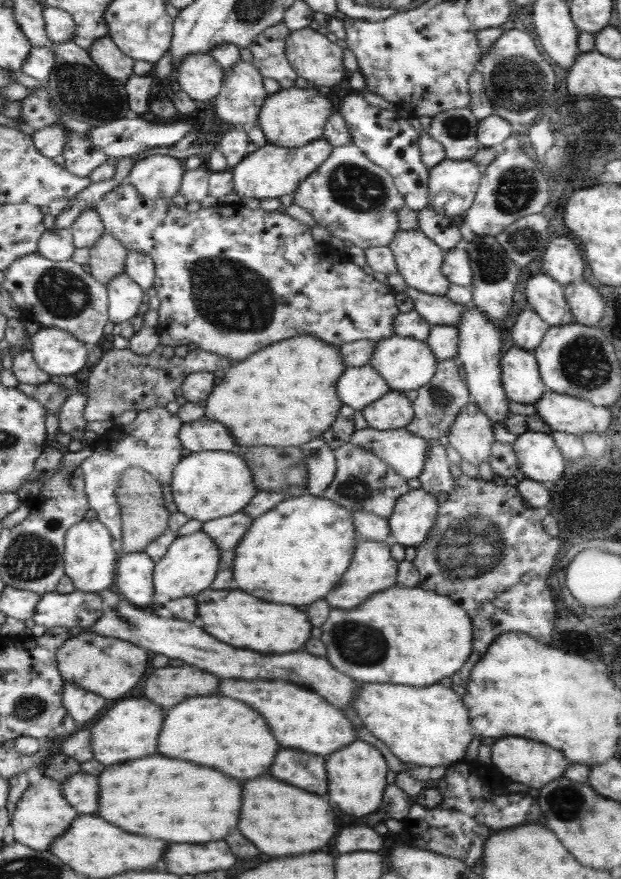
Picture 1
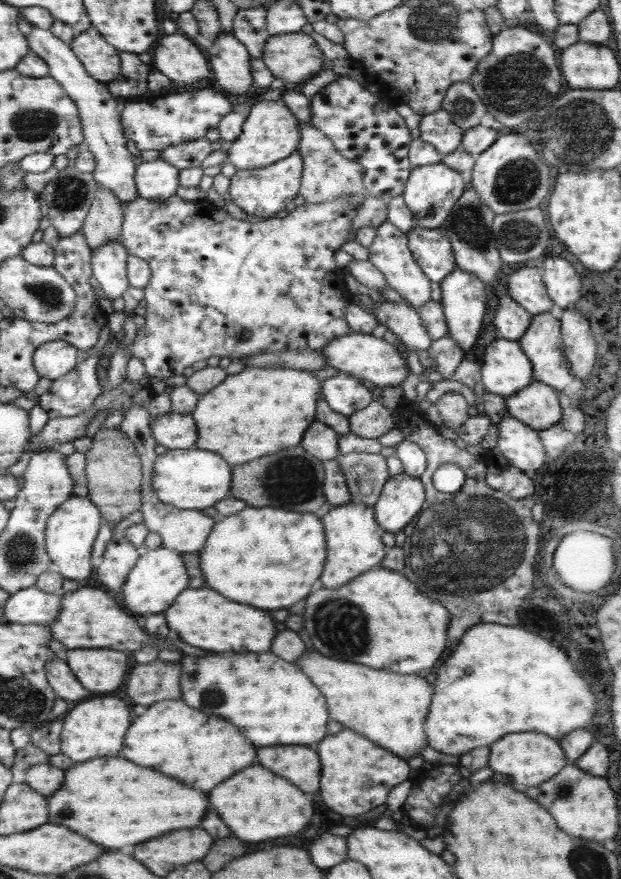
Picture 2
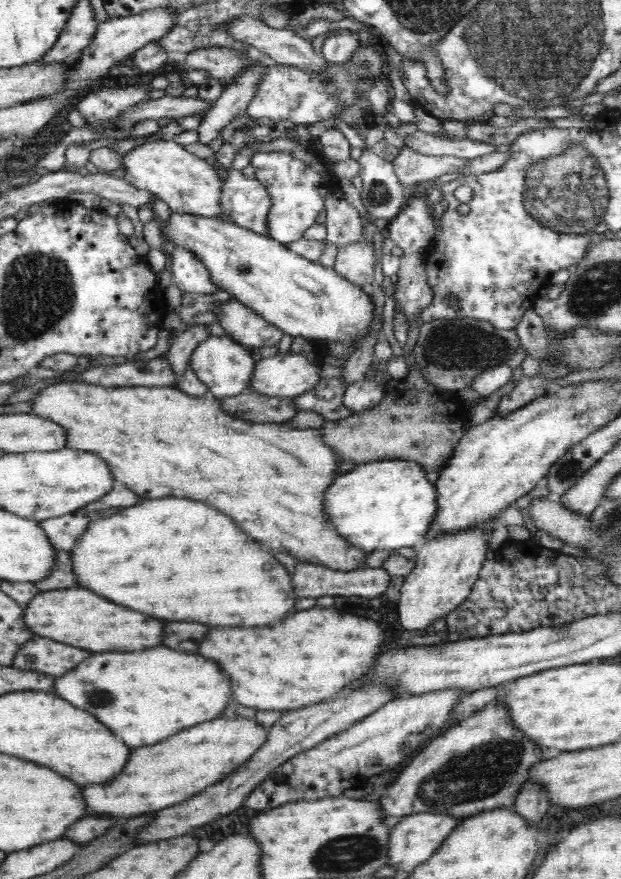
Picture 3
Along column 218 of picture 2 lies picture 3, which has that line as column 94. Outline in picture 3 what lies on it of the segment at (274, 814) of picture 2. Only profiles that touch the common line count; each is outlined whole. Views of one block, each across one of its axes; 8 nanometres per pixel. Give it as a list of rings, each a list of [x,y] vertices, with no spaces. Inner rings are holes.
[[[218,718],[206,724],[198,724],[196,728],[188,728],[176,736],[170,736],[160,744],[136,748],[130,752],[128,762],[114,780],[82,788],[82,796],[86,800],[86,814],[128,820],[144,812],[174,806],[204,790],[206,786],[220,782],[230,772],[239,768],[262,747],[267,735],[268,730],[262,728],[256,719]]]

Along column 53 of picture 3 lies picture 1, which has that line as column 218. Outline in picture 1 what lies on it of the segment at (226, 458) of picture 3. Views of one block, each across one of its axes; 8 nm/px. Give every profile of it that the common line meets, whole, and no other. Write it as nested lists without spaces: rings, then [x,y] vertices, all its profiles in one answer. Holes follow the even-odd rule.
[[[308,334],[279,340],[265,345],[243,360],[233,362],[225,369],[223,377],[216,380],[205,400],[203,416],[225,425],[239,447],[300,447],[312,438],[319,437],[335,420],[335,414],[342,406],[335,383],[345,367],[337,345],[327,344]]]

